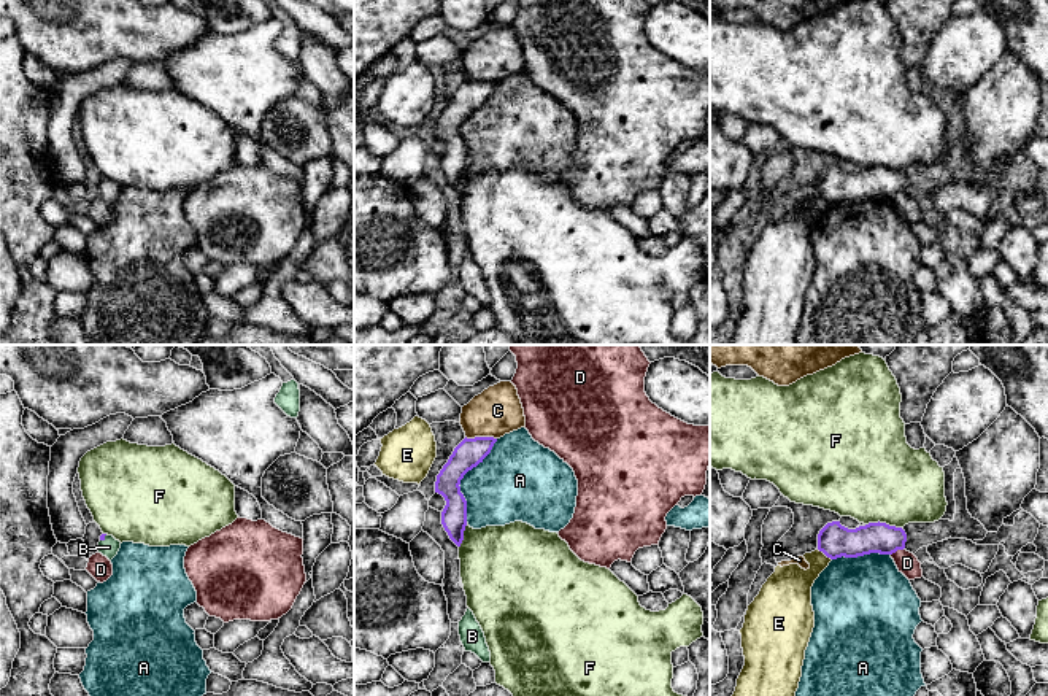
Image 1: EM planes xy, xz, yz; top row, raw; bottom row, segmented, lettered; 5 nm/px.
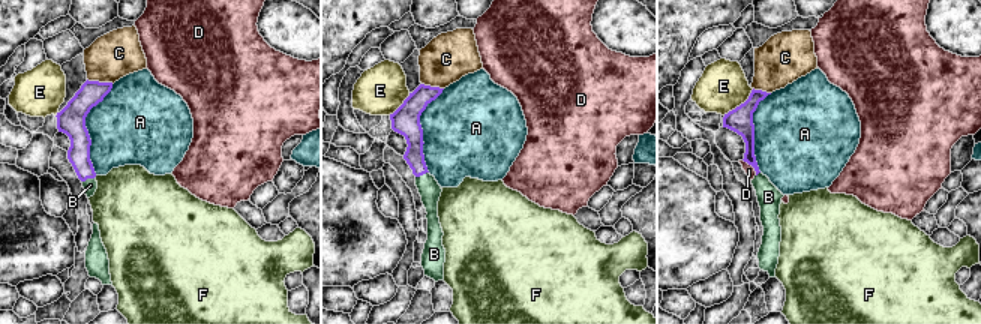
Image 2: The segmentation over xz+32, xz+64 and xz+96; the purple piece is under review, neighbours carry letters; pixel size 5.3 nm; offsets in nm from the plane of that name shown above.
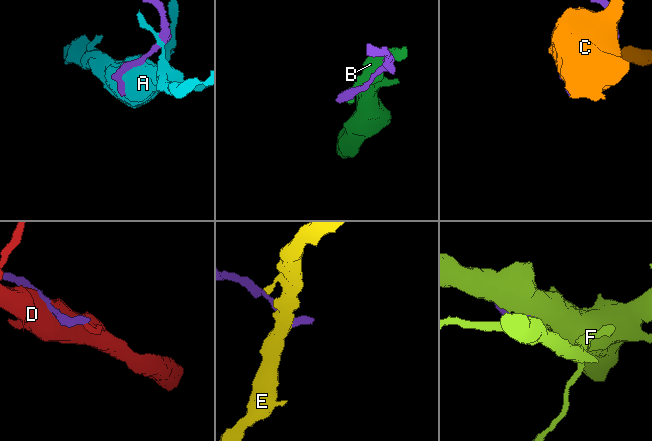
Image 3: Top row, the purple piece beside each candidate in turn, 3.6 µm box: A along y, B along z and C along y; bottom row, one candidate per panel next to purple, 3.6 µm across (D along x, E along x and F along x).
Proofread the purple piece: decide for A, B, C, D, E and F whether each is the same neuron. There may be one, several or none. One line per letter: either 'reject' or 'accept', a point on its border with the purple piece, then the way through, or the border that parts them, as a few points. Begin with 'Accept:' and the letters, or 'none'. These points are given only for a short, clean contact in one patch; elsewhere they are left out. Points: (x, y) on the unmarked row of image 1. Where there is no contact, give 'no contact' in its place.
Accept: B
A: reject; contact xz (461, 123)
B: accept; contact xy (104, 181); way xy (102, 181), (104, 181), (108, 191)
C: reject; contact xz (481, 81)
D: reject; contact yz (896, 194)
E: reject; contact yz (824, 197); border yz (818, 193), (831, 204)
F: reject; contact yz (883, 167)

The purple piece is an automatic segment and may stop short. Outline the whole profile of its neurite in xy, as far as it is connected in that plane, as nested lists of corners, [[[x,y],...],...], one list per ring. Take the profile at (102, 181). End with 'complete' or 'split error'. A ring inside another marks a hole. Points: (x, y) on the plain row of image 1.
[[[102,178],[98,186],[98,197],[106,200],[110,205],[118,199],[121,192],[121,186],[116,184],[113,180]]]; split error

